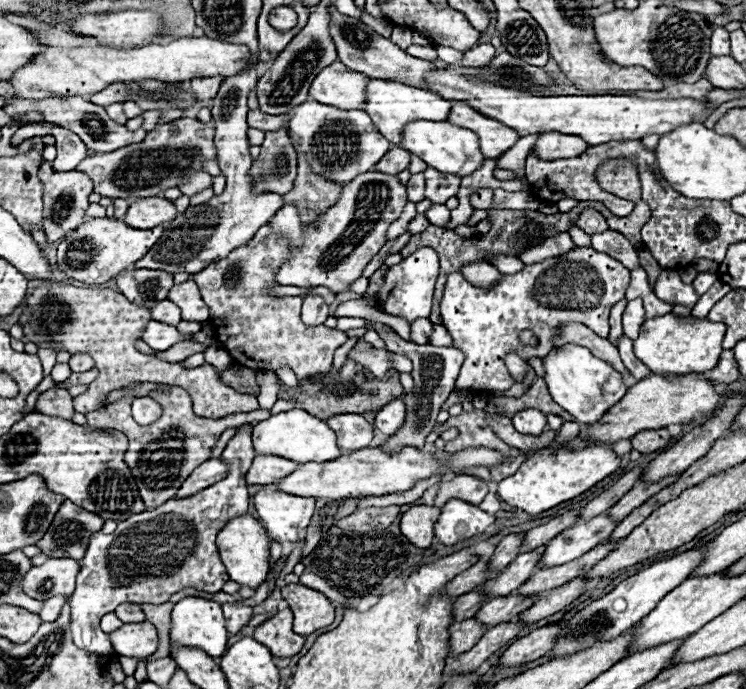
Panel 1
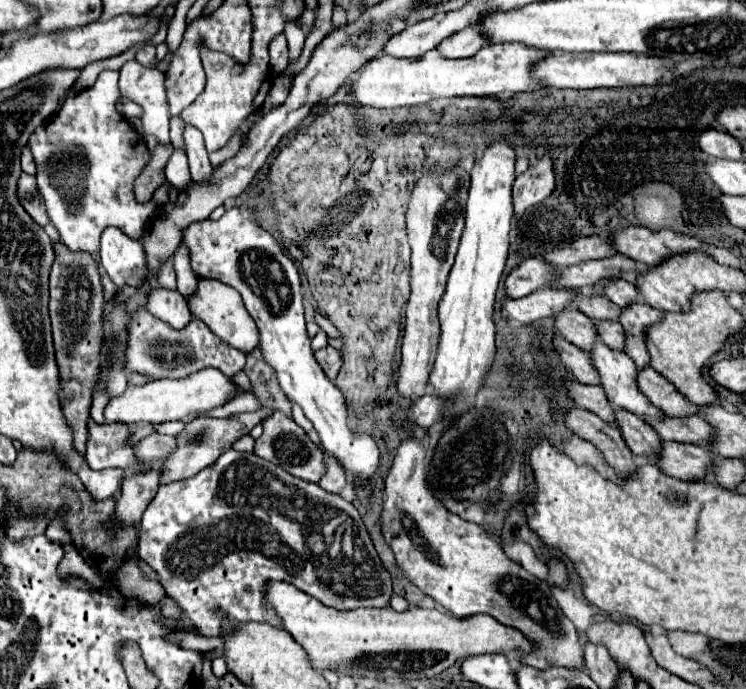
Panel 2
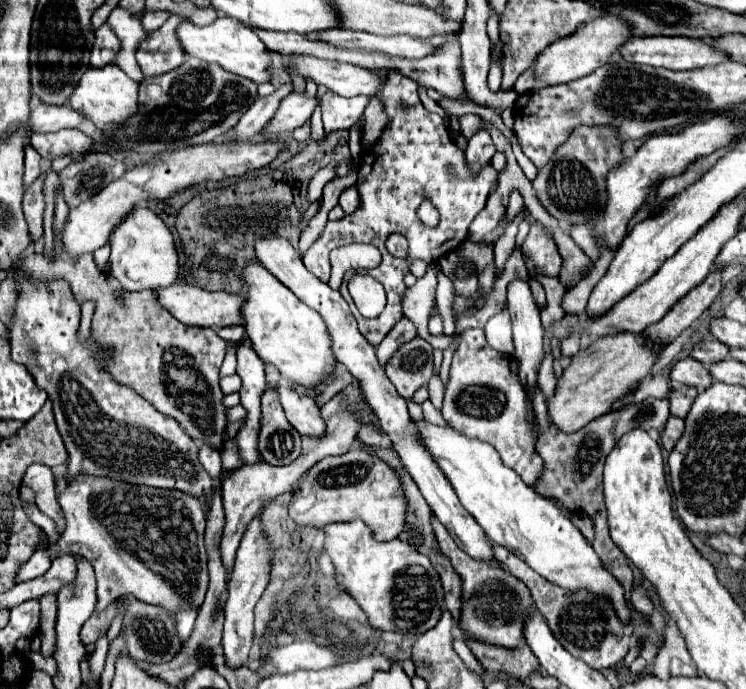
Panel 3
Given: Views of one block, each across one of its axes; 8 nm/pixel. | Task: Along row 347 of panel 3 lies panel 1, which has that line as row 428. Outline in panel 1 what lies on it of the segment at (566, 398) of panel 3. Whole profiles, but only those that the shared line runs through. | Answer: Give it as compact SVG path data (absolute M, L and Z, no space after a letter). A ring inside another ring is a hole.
M688 374L688 376L648 376L644 380L638 380L636 386L628 388L628 394L600 418L600 422L590 424L586 434L578 434L580 438L614 444L624 438L632 438L640 430L656 430L670 424L688 424L696 416L712 414L720 404L724 404L728 394L718 394L714 382L706 380L702 374Z

